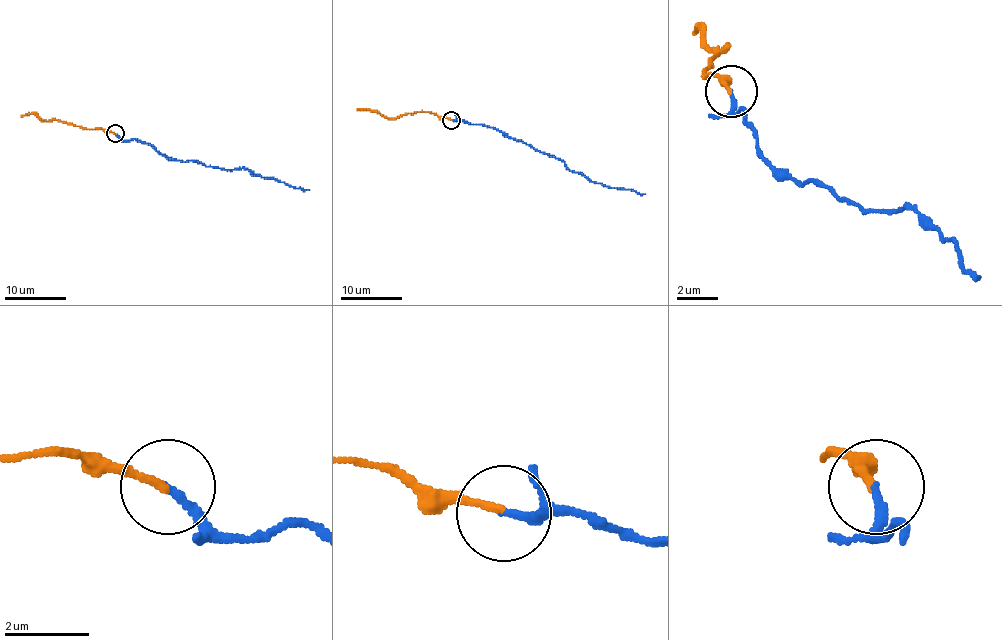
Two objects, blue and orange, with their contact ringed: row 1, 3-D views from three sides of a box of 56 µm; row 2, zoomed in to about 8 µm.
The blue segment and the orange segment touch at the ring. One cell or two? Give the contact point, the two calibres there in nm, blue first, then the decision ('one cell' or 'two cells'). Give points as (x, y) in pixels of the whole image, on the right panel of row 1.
place (731, 91); calibres 180 and 170 nm; two cells

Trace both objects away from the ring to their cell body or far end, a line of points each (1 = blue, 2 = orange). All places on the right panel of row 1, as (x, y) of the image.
1: (730, 92), (730, 113), (740, 108), (766, 159), (797, 185), (817, 180), (858, 211), (910, 206), (977, 278)
2: (730, 92), (709, 77), (704, 77), (725, 46), (714, 51), (699, 25), (694, 36)

